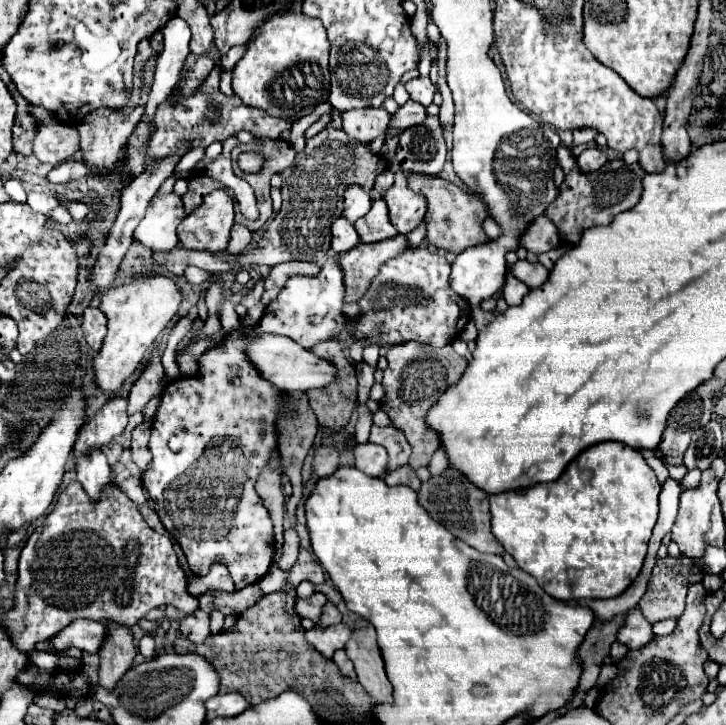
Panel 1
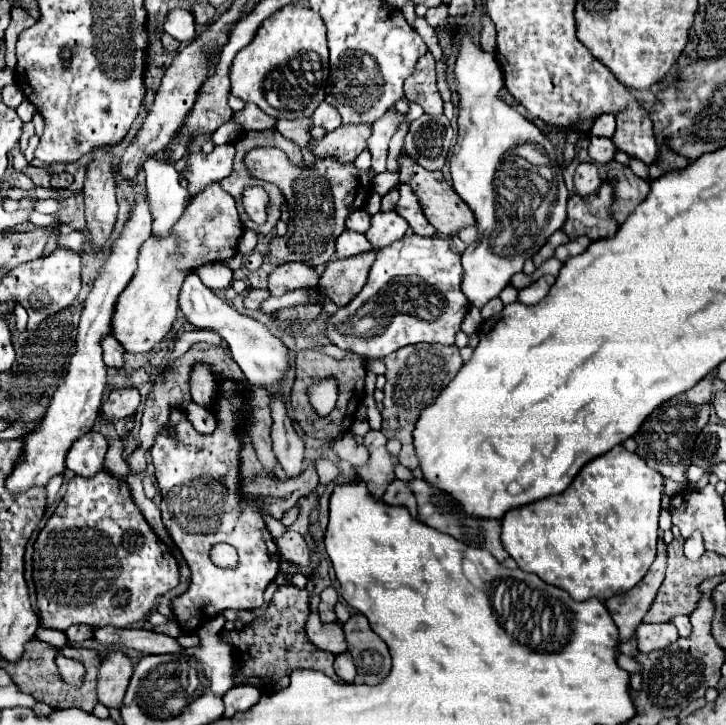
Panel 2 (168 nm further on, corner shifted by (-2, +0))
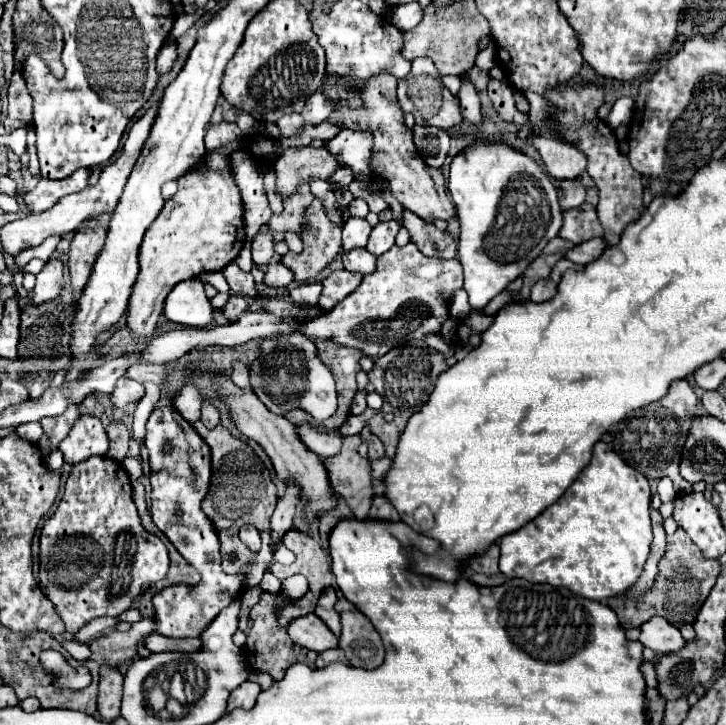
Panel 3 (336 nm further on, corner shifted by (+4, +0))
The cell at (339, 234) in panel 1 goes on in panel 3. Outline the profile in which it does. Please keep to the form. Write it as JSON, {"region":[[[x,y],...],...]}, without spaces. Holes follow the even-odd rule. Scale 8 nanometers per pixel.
{"region":[[[352,249],[350,253],[342,253],[344,269],[360,275],[370,275],[376,271],[376,257],[366,249]]]}

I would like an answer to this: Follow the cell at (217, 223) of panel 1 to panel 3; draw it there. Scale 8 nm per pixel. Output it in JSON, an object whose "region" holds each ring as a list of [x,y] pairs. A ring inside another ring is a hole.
{"region":[[[232,141],[206,151],[196,167],[178,177],[178,193],[166,201],[158,219],[146,231],[140,249],[140,275],[128,301],[128,327],[136,339],[152,339],[164,299],[176,283],[220,271],[242,251],[246,243],[244,205],[230,167],[230,155],[238,149],[242,149],[240,141]]]}

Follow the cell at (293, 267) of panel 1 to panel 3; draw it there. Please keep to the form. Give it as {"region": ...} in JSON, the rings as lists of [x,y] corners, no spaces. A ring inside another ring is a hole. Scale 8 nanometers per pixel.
{"region":[[[282,263],[268,265],[264,273],[264,283],[268,287],[288,287],[292,281],[294,281],[294,273],[290,273],[290,269],[284,267]]]}

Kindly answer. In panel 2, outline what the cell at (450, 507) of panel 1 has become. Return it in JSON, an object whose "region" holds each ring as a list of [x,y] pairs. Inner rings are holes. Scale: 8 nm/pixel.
{"region":[[[412,479],[410,481],[410,489],[414,491],[416,499],[418,499],[418,517],[422,523],[448,533],[452,537],[456,537],[458,541],[472,545],[472,547],[480,547],[490,551],[498,561],[504,561],[508,557],[508,553],[504,551],[504,545],[500,541],[500,521],[498,519],[484,519],[484,517],[474,517],[468,515],[460,509],[460,505],[456,501],[452,501],[452,497],[448,493],[444,493],[442,489],[430,485],[426,479]]]}

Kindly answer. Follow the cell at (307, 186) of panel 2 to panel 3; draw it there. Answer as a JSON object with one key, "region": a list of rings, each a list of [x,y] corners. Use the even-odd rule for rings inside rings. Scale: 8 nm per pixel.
{"region":[[[314,199],[314,205],[306,211],[306,219],[310,219],[312,229],[308,229],[302,237],[304,251],[300,255],[286,253],[282,257],[282,263],[294,271],[296,281],[314,281],[320,271],[328,267],[342,251],[342,229],[336,223],[328,221],[326,211],[318,199]]]}

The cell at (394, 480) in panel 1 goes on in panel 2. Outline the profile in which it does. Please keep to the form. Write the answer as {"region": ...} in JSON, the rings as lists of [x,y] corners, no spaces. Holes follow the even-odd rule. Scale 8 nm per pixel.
{"region":[[[392,481],[384,493],[384,501],[386,503],[400,503],[400,505],[406,505],[410,509],[410,513],[416,517],[416,497],[410,493],[410,483],[408,481]]]}

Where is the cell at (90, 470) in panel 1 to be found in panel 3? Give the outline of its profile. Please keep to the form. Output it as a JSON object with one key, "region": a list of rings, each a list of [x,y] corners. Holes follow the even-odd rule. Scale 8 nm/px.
{"region":[[[80,415],[78,421],[72,425],[68,437],[58,445],[58,449],[64,453],[64,461],[70,465],[86,461],[92,455],[106,455],[106,429],[98,417]]]}

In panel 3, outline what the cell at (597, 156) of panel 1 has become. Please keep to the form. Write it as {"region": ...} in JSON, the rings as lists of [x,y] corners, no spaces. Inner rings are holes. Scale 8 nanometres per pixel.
{"region":[[[562,181],[558,189],[558,199],[560,199],[560,209],[572,209],[580,207],[586,201],[586,189],[580,185],[580,181]]]}

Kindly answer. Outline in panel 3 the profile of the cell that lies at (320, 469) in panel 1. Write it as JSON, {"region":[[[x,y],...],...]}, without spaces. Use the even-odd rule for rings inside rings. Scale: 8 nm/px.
{"region":[[[202,421],[194,423],[196,433],[206,441],[206,445],[210,447],[210,455],[212,455],[212,477],[210,477],[210,489],[202,501],[202,511],[206,513],[206,517],[212,521],[218,537],[220,537],[220,553],[222,557],[226,557],[226,553],[232,549],[236,551],[236,537],[238,537],[238,529],[244,523],[250,523],[254,527],[260,529],[262,535],[262,549],[256,555],[250,555],[248,559],[240,559],[242,565],[248,565],[246,571],[246,579],[244,579],[244,587],[252,589],[260,583],[264,567],[268,561],[272,561],[272,553],[270,553],[270,517],[274,513],[274,505],[276,505],[276,487],[270,479],[270,471],[264,469],[262,461],[258,459],[258,455],[238,437],[234,437],[224,425],[218,425],[216,429],[206,429]],[[232,489],[244,489],[242,497],[232,497]]]}

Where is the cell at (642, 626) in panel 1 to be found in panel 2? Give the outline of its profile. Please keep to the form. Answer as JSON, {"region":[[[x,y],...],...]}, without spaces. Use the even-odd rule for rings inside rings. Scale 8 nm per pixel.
{"region":[[[640,623],[636,629],[636,639],[638,639],[638,649],[642,653],[664,649],[672,645],[678,639],[678,631],[672,623]]]}

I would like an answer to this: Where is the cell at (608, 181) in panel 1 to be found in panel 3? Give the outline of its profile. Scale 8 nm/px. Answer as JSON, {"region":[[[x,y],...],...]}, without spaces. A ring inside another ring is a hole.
{"region":[[[584,203],[578,209],[564,211],[564,225],[558,235],[578,245],[582,241],[602,237],[604,229],[596,217],[596,209],[590,203]]]}

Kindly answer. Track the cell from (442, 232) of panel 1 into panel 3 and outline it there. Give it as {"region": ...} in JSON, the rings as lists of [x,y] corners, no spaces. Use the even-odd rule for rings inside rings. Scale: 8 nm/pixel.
{"region":[[[380,73],[378,77],[368,79],[360,85],[358,95],[362,97],[360,109],[346,109],[340,107],[338,111],[330,113],[330,121],[336,123],[340,129],[354,129],[354,131],[368,131],[374,137],[370,169],[376,177],[388,181],[392,195],[400,201],[404,209],[410,209],[424,221],[434,219],[452,219],[454,217],[454,203],[444,187],[444,177],[440,169],[428,167],[422,157],[418,157],[418,149],[412,141],[412,129],[404,123],[404,113],[398,105],[396,95],[397,79],[390,73]]]}

